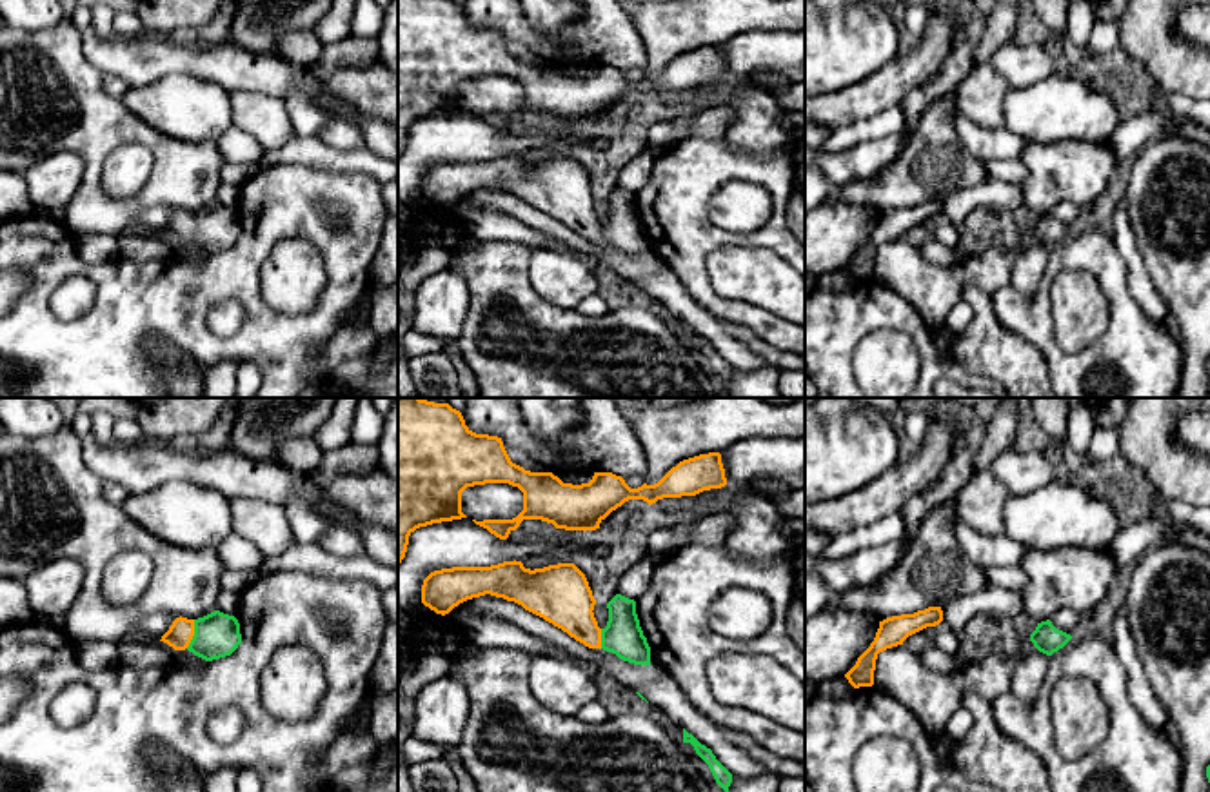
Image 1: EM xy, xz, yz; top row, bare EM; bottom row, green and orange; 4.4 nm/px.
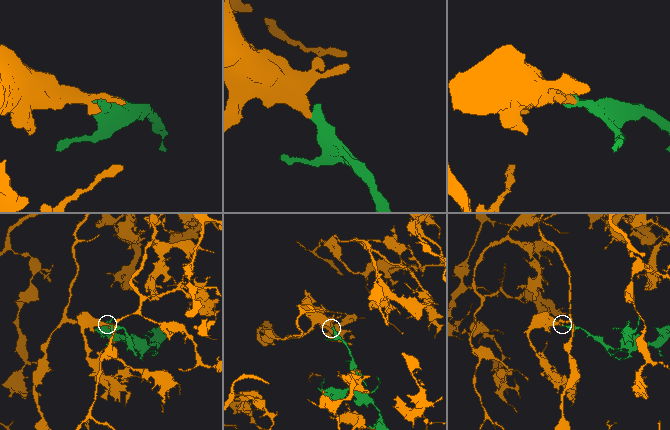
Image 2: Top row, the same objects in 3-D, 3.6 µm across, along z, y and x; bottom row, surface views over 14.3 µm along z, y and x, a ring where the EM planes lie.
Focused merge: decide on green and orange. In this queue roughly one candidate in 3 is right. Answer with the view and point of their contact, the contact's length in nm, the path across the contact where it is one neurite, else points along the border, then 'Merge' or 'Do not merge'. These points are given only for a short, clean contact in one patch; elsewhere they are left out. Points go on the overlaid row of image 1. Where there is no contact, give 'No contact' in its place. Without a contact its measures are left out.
Touches green at xy (195, 634). Shared border 130 nm. Path across: xy (217, 634), (195, 634), (178, 636). Merge

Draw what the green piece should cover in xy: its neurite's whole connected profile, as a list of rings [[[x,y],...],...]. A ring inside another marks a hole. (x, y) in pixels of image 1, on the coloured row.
[[[214,610],[198,619],[176,618],[160,641],[213,661],[231,656],[242,643],[242,634],[234,616]]]

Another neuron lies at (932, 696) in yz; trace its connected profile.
[[[898,645],[878,654],[874,687],[908,707],[934,739],[945,734],[967,692],[990,703],[1008,692],[1016,663],[1017,658],[1001,650],[987,650],[963,670],[941,674],[927,668],[919,656]]]

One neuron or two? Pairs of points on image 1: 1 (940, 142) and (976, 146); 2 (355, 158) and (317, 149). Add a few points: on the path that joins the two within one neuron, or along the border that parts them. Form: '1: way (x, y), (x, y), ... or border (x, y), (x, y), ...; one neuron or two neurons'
1: border (958, 113), (954, 129), (960, 140), (983, 162); two neurons
2: way (346, 158), (326, 157); one neuron

